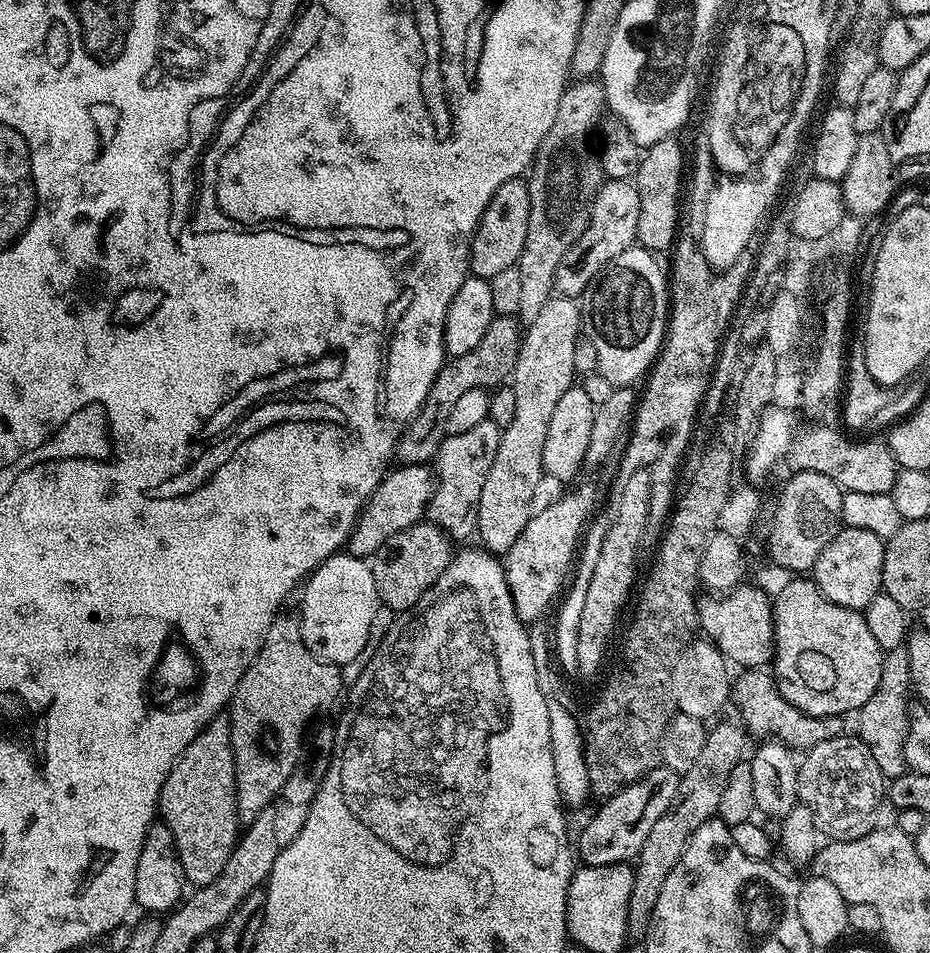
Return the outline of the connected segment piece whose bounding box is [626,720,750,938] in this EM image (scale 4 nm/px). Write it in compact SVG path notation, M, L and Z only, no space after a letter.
M724 720L721 724L713 723L707 733L702 750L690 770L682 773L678 782L678 794L674 794L674 802L654 822L646 842L642 842L642 850L634 861L634 886L630 892L630 906L626 914L628 931L633 937L645 935L650 926L650 918L654 914L654 906L658 902L658 894L662 890L662 882L674 870L684 853L684 847L690 842L694 830L702 826L702 822L713 819L718 810L718 802L722 802L722 790L726 788L726 778L730 778L730 770L745 759L744 747L750 743L750 737L739 723Z

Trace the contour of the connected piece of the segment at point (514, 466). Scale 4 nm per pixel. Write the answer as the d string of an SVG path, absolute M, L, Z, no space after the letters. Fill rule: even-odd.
M559 294L553 295L552 299L546 302L546 306L542 306L538 318L534 318L534 322L530 322L523 329L518 362L510 377L510 386L515 395L514 418L510 426L506 426L500 433L498 454L494 454L494 462L490 462L490 474L486 474L486 482L482 485L482 498L478 502L476 532L478 537L480 536L479 543L493 554L506 554L510 546L514 546L518 534L522 534L528 524L533 511L532 499L540 488L540 476L545 475L542 446L546 446L546 430L550 430L554 406L558 406L562 394L566 394L566 390L573 387L575 380L572 379L577 379L578 376L574 370L574 346L580 341L581 335L581 305L575 299Z

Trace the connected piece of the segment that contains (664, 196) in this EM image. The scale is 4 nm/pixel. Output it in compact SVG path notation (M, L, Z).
M669 138L647 145L640 157L640 165L634 177L638 190L640 213L636 238L639 247L648 249L653 254L661 254L677 243L676 223L682 220L682 198L680 202L680 179L686 176L684 148L679 139Z

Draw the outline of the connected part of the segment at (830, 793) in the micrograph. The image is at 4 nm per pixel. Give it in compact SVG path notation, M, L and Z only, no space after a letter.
M835 736L807 749L803 753L804 761L801 759L796 769L796 799L799 803L810 806L810 814L814 814L817 832L829 841L853 840L864 835L866 828L863 824L875 814L880 800L882 804L882 793L886 788L886 778L880 773L878 762L874 762L869 755L870 749L859 738L852 737L851 740L850 736Z

